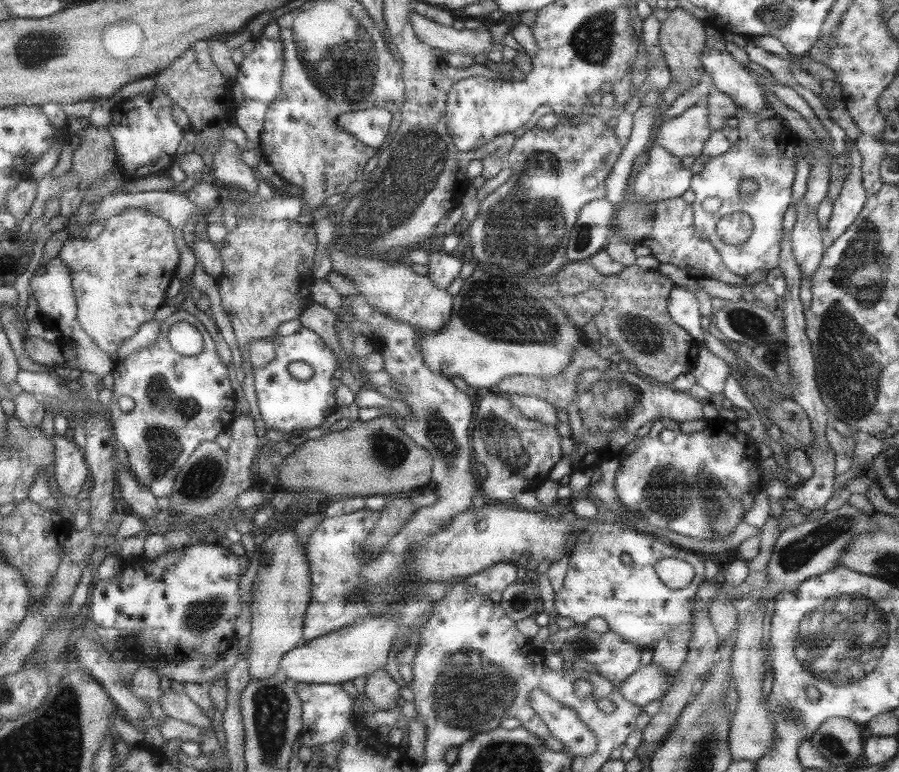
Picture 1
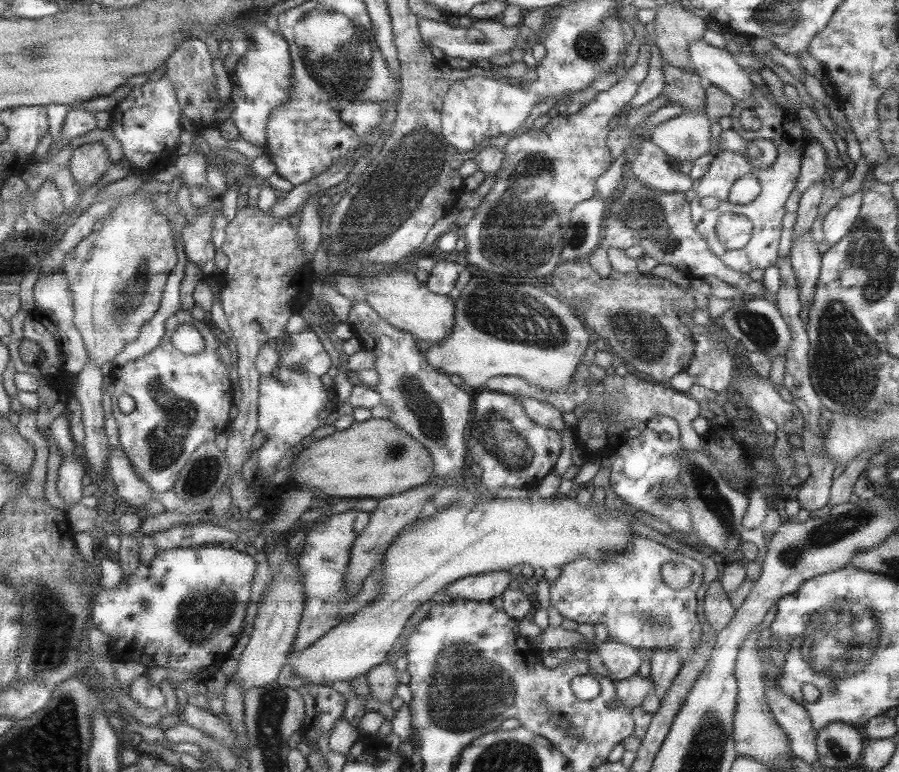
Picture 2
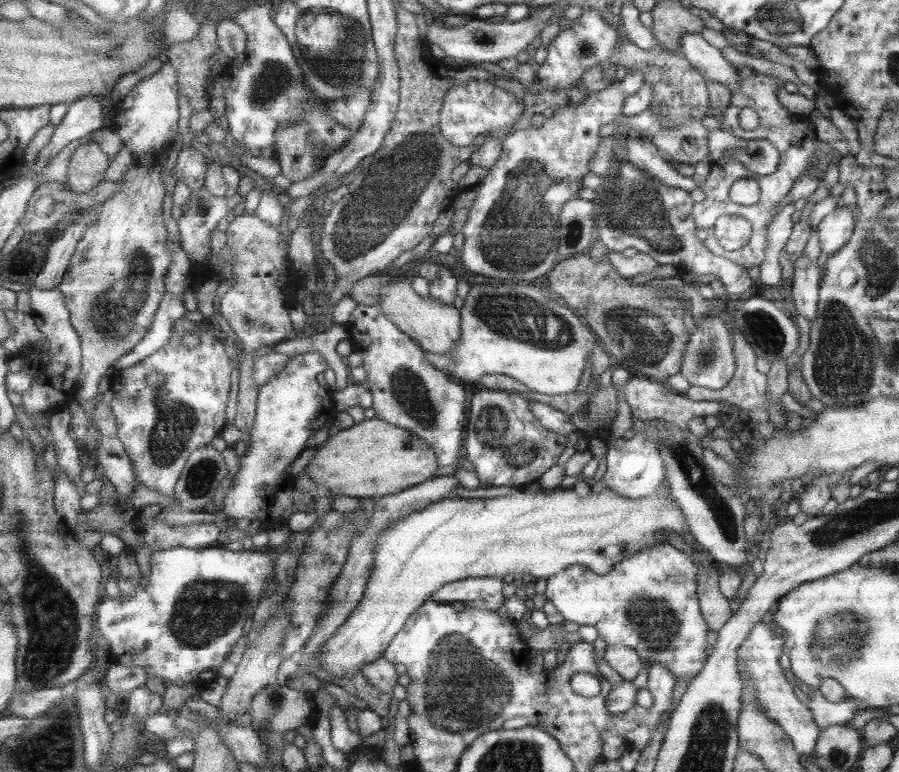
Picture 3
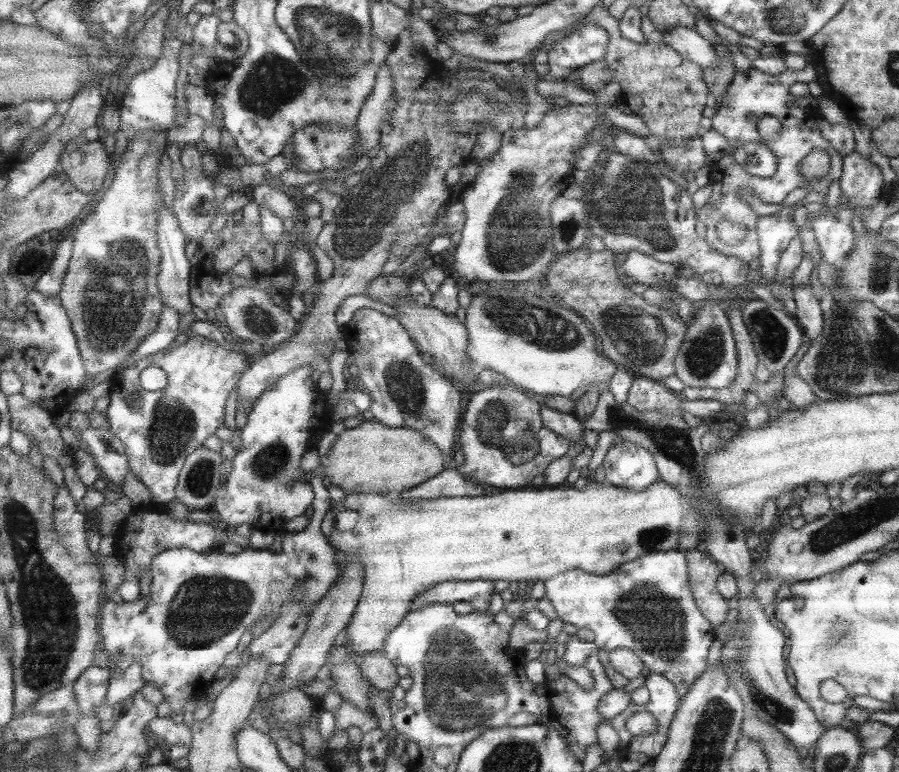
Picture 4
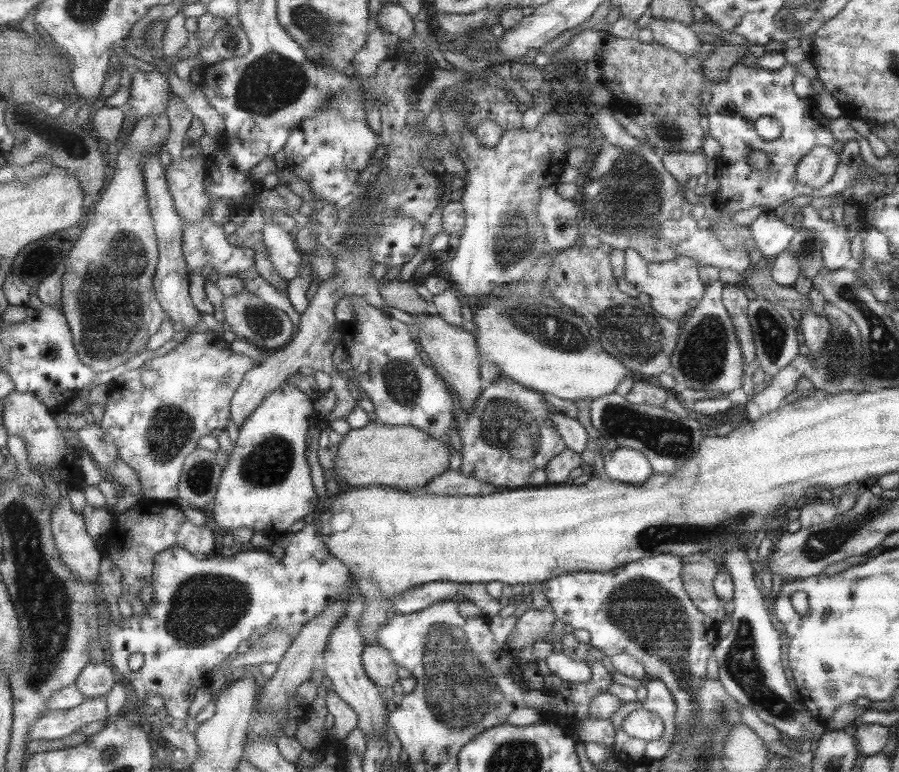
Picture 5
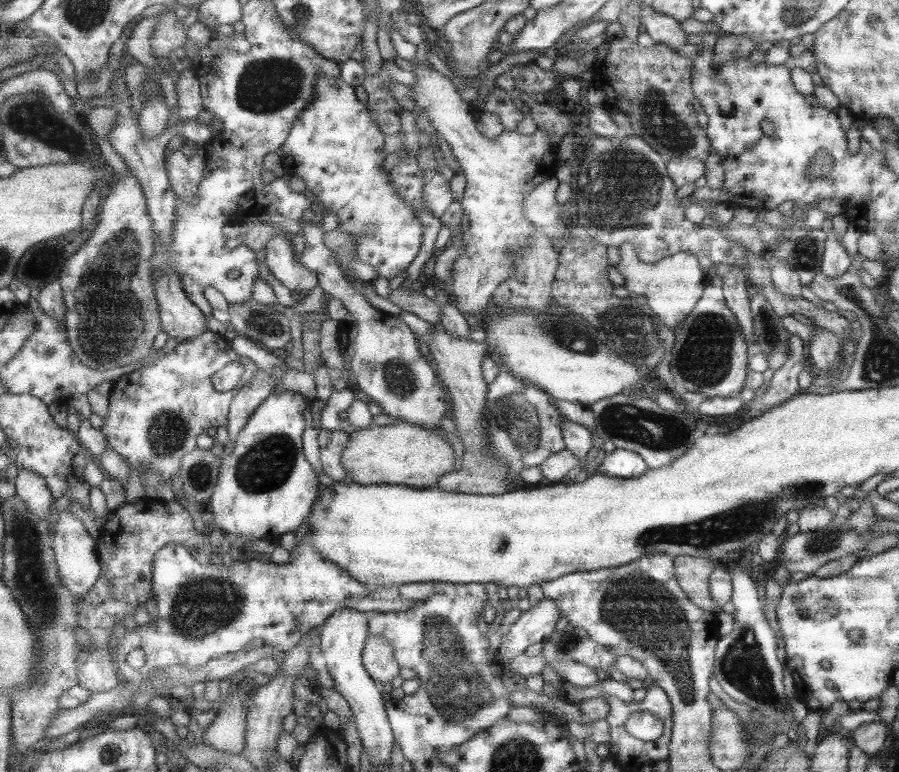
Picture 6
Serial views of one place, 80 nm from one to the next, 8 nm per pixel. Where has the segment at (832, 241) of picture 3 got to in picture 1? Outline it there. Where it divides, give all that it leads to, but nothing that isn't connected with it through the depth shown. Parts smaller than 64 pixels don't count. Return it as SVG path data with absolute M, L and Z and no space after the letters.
M852 145L845 154L844 161L851 165L851 169L842 182L838 197L831 204L831 214L824 228L824 233L829 233L829 236L834 239L841 236L853 222L867 196L861 184L860 154L855 145Z

